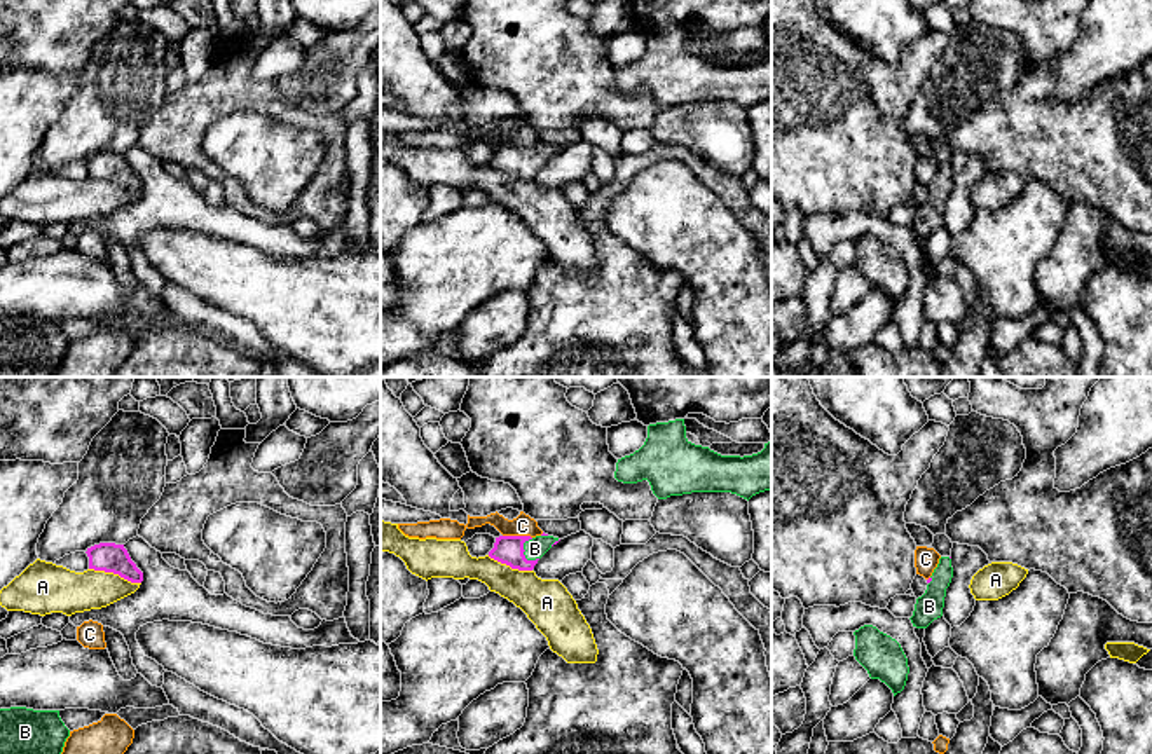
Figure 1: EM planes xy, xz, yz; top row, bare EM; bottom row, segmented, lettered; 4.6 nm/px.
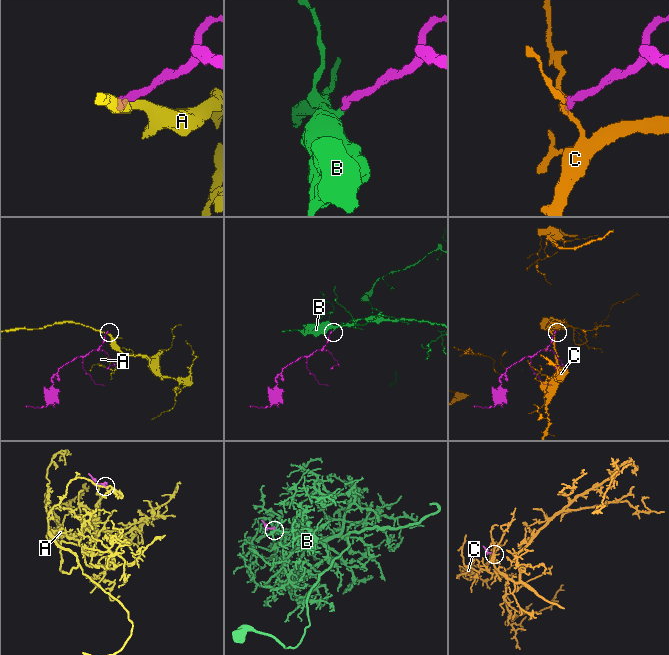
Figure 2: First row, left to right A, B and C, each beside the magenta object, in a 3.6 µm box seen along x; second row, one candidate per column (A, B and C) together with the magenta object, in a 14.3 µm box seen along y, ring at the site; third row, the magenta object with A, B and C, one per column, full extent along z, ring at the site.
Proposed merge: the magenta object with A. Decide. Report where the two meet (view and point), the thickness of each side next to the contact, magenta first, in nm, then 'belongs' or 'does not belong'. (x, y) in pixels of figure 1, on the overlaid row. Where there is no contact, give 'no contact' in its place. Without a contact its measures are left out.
xy (116, 573) | 140/200 nm | does not belong

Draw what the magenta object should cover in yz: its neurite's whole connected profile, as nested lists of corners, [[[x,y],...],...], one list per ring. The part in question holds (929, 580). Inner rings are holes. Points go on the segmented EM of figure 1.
[[[941,557],[932,576],[927,579],[927,590],[916,599],[913,616],[909,618],[913,627],[927,628],[934,620],[943,616],[946,588],[953,578],[953,567],[950,557]]]

